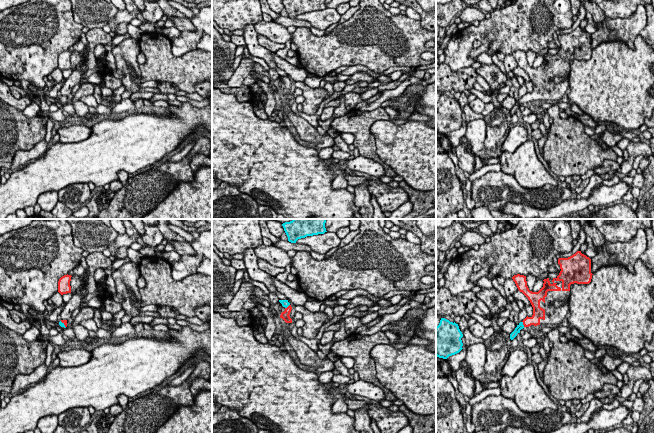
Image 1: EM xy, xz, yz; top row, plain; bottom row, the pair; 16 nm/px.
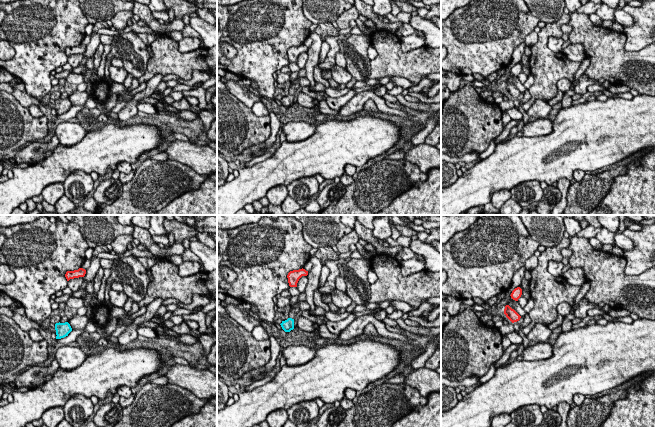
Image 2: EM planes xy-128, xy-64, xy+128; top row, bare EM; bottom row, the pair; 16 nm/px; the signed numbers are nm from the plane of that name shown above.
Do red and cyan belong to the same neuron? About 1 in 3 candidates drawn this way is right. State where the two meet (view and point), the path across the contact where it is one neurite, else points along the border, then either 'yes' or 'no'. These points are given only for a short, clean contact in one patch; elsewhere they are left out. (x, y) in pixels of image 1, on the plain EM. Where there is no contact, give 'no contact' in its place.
contact yz (523, 100); way yz (535, 95), (523, 100), (517, 106); yes

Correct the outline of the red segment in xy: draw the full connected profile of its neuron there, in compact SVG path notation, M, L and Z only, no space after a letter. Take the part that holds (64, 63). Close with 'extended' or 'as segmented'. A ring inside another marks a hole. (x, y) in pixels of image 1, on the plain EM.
M64 51L62 52L59 57L58 57L58 68L63 71L67 69L71 69L71 62L70 62L70 57L71 57L71 51Z | as segmented

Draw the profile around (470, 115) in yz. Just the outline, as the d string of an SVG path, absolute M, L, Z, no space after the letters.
M466 104L463 108L463 113L465 114L466 117L466 122L470 122L473 120L477 120L477 119L484 119L484 115L483 114L478 114L475 113L469 106L469 104Z

